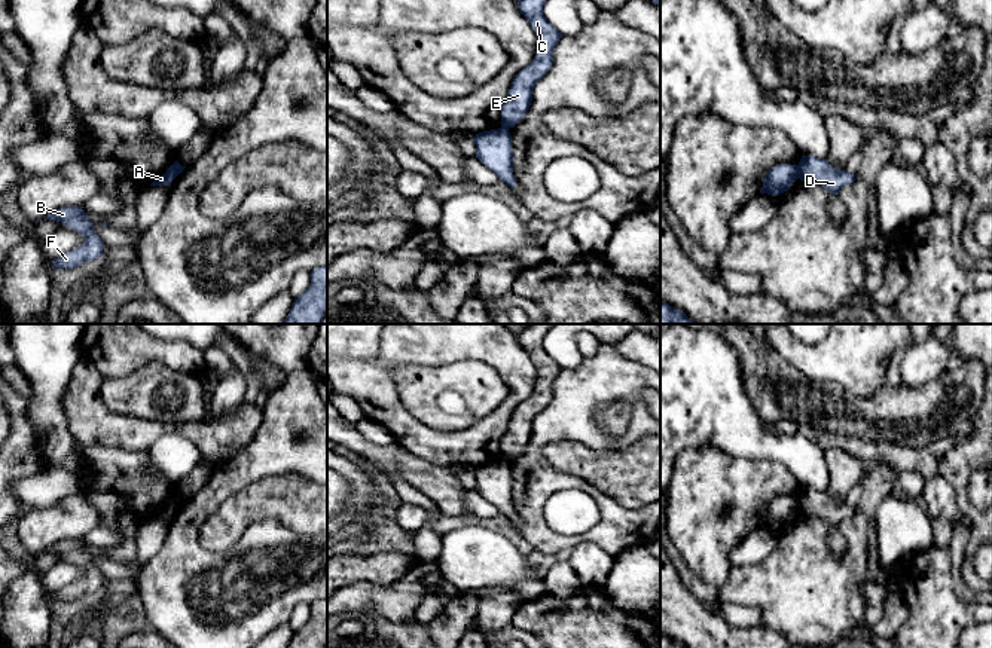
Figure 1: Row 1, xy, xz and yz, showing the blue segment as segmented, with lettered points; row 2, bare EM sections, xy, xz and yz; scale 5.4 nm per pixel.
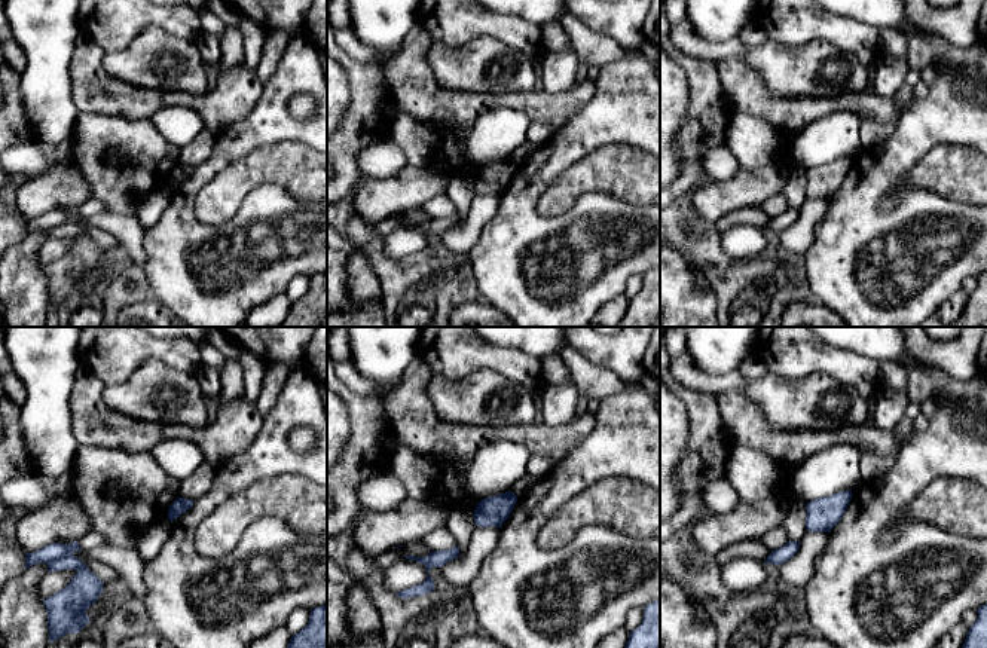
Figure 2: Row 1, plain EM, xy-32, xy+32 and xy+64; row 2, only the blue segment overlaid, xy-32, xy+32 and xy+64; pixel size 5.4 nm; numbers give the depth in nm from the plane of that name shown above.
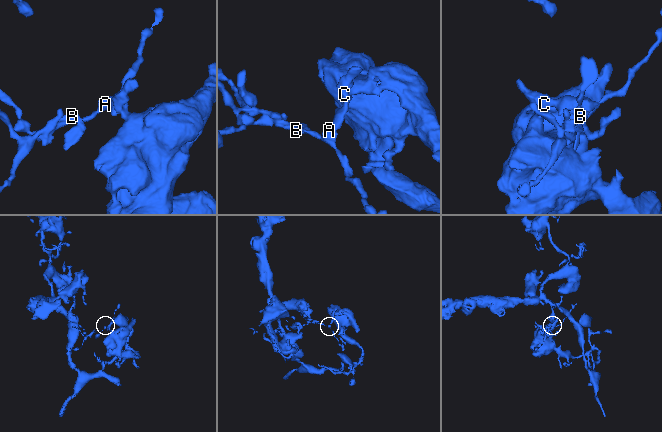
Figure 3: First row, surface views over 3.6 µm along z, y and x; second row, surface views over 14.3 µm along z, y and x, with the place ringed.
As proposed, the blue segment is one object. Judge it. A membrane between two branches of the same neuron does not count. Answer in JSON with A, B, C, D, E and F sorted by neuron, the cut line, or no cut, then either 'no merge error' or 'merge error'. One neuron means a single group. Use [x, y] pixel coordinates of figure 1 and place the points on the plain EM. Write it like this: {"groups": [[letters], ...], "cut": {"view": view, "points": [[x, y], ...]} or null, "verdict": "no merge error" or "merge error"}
{"groups": [["A", "B", "C", "D", "E", "F"]], "cut": null, "verdict": "no merge error"}

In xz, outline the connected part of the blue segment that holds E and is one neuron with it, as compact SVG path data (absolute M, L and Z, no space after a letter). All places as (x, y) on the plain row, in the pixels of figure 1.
M529 324L524 331L518 334L518 340L525 352L531 357L535 367L538 369L538 382L529 398L522 401L512 415L507 434L501 440L501 459L498 462L483 464L473 470L476 477L476 490L491 504L494 504L498 511L506 516L510 522L516 520L513 508L513 483L512 483L512 468L509 465L516 456L519 456L525 446L528 444L532 434L534 418L552 401L553 397L553 382L562 370L544 349L543 339L547 330L553 324Z

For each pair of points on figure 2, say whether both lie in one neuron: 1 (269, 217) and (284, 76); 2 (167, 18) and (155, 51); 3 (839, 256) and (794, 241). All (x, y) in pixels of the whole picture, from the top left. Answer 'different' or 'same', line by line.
1: same
2: different
3: different

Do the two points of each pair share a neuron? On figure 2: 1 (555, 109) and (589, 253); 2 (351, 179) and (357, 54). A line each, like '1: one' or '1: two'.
1: two
2: two

